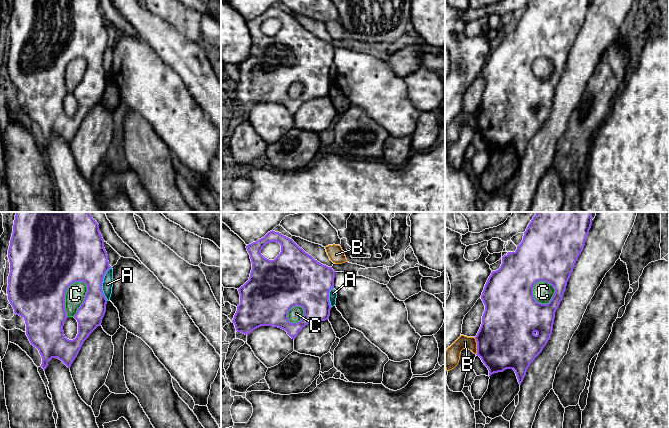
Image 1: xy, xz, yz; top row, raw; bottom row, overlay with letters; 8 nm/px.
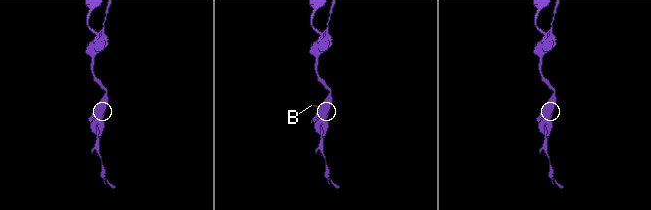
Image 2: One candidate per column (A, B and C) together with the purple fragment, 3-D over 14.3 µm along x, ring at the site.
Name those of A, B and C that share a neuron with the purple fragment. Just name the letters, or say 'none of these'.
none of these

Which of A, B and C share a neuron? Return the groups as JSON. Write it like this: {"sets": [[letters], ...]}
{"sets": [["A", "B", "C"]]}

